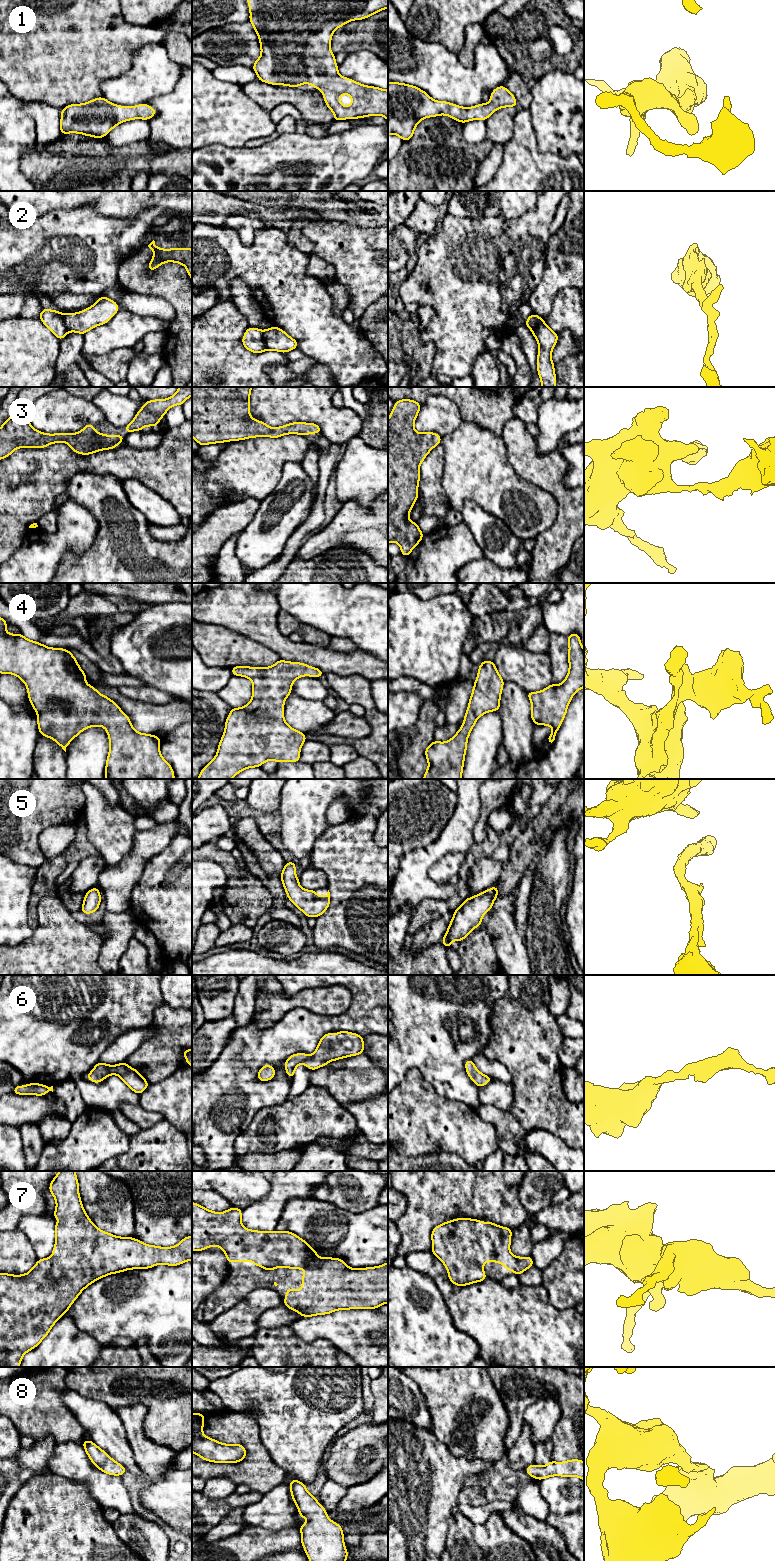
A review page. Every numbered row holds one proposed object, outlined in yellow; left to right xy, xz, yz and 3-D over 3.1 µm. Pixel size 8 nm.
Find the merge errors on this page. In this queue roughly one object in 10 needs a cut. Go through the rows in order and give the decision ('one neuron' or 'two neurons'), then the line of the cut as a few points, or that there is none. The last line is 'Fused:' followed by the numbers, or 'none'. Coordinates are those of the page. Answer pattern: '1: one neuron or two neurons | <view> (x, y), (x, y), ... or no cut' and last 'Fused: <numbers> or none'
1: one neuron | no cut
2: two neurons | xz (261, 331), (263, 341), (268, 349)
3: one neuron | no cut
4: one neuron | no cut
5: one neuron | no cut
6: one neuron | no cut
7: one neuron | no cut
8: one neuron | no cut
Fused: 2

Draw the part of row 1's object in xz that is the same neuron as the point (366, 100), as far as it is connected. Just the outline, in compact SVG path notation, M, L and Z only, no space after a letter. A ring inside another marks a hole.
M247 0L249 3L249 22L253 25L261 47L261 56L252 69L257 78L272 85L285 85L297 88L309 83L320 89L327 107L334 113L334 120L356 119L367 116L384 116L388 121L388 90L366 86L349 78L340 76L335 55L331 52L333 32L353 20L361 20L388 8L388 0ZM348 94L352 98L350 106L339 102L339 97Z

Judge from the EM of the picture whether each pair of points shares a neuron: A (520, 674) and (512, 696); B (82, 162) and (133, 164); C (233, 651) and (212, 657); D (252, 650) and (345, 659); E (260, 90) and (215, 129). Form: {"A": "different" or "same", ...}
{"A": "different", "B": "same", "C": "same", "D": "different", "E": "different"}

